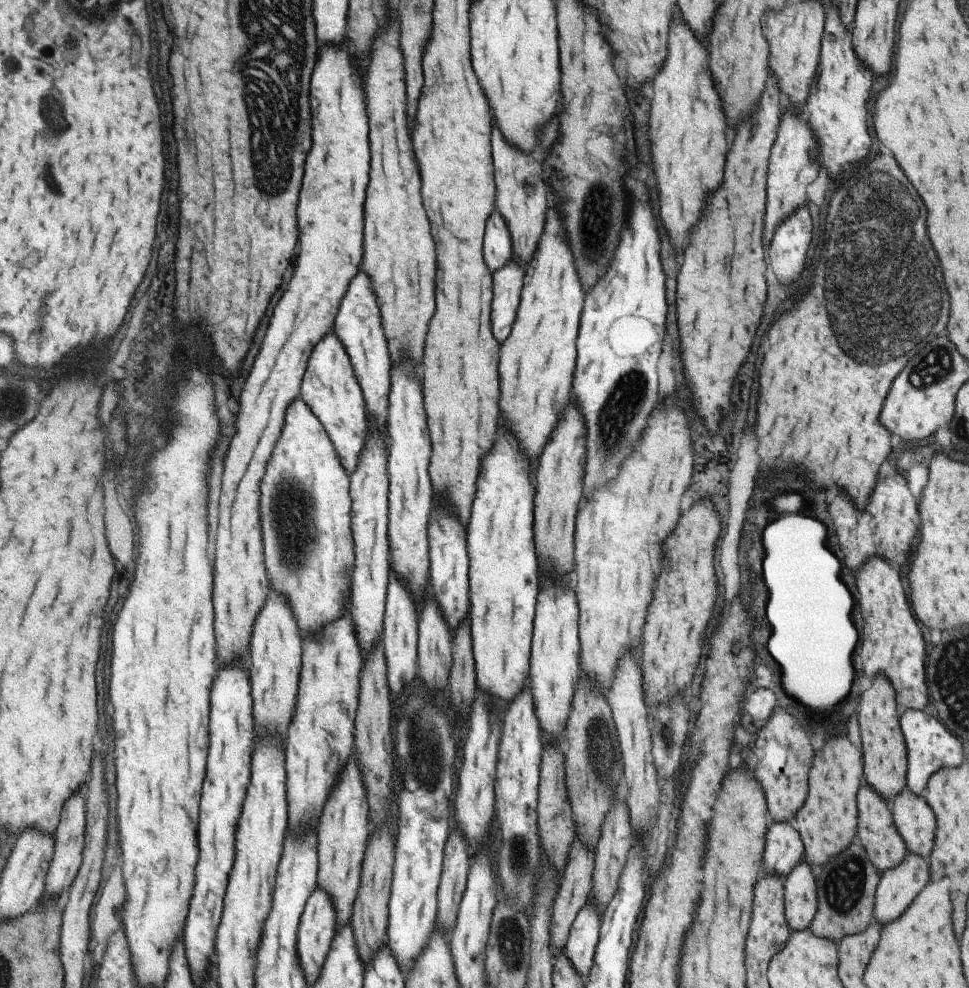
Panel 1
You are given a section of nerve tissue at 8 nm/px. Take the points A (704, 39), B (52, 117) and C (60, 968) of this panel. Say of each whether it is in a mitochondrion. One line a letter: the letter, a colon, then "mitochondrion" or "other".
A: other
B: mitochondrion
C: other

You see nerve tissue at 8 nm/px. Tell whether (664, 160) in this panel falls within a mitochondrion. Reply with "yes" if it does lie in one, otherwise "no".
no

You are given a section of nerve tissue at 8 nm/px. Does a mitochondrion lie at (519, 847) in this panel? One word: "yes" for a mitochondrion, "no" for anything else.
yes

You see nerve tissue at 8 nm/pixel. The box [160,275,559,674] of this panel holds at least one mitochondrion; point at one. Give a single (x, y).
(293, 511)

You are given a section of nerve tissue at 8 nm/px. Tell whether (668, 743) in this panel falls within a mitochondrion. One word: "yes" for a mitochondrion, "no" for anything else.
yes

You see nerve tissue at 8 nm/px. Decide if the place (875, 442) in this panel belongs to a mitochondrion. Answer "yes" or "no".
no

